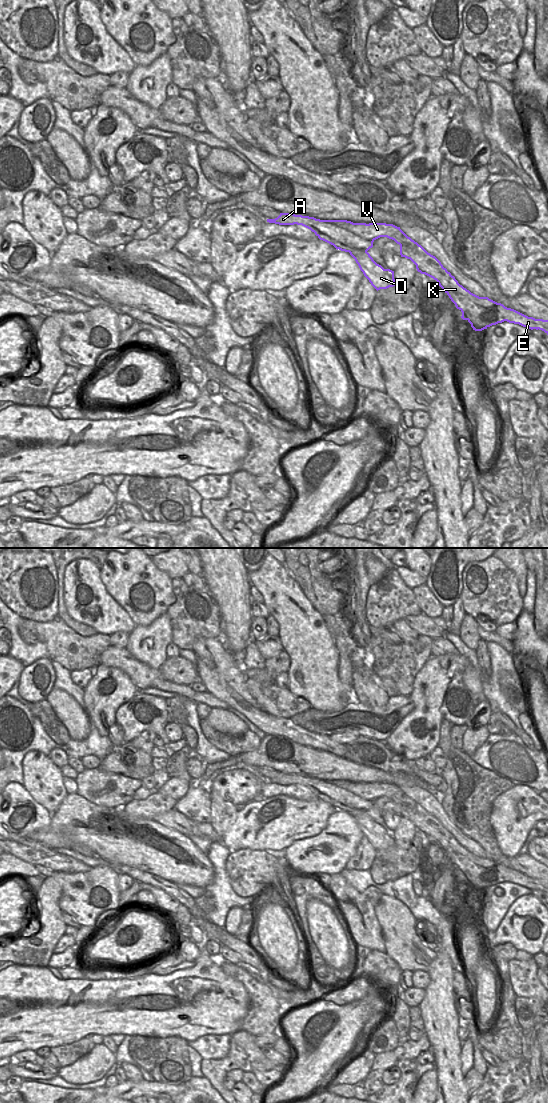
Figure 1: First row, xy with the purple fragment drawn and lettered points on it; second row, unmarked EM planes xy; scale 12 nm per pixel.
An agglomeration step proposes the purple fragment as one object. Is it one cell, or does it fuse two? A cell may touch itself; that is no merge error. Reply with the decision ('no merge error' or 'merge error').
merge error

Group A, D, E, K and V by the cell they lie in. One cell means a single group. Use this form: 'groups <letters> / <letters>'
groups A E K V / D

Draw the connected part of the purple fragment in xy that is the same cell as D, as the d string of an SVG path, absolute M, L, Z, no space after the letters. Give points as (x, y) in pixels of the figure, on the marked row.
M357 249L351 251L350 255L355 259L364 276L377 291L396 285L394 271L384 269L381 265L377 264L367 251Z

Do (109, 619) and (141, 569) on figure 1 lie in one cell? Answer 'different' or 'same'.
different

